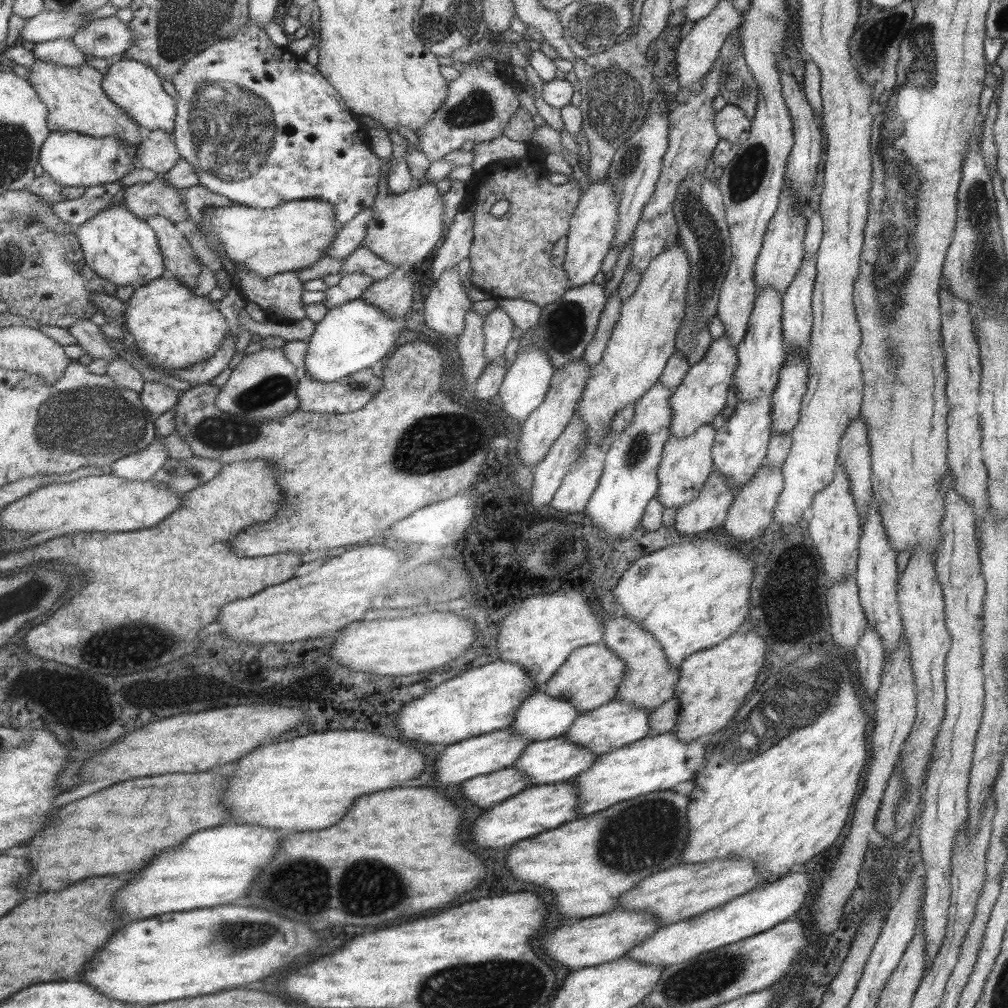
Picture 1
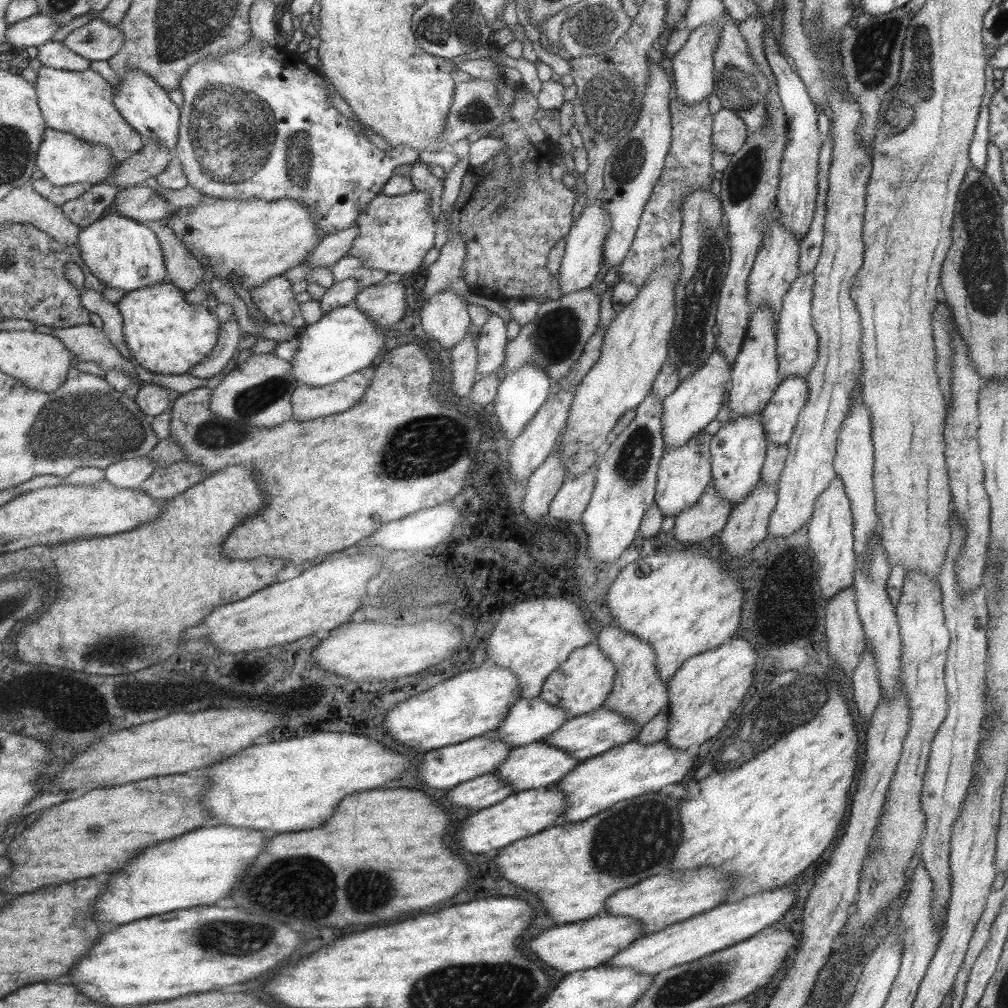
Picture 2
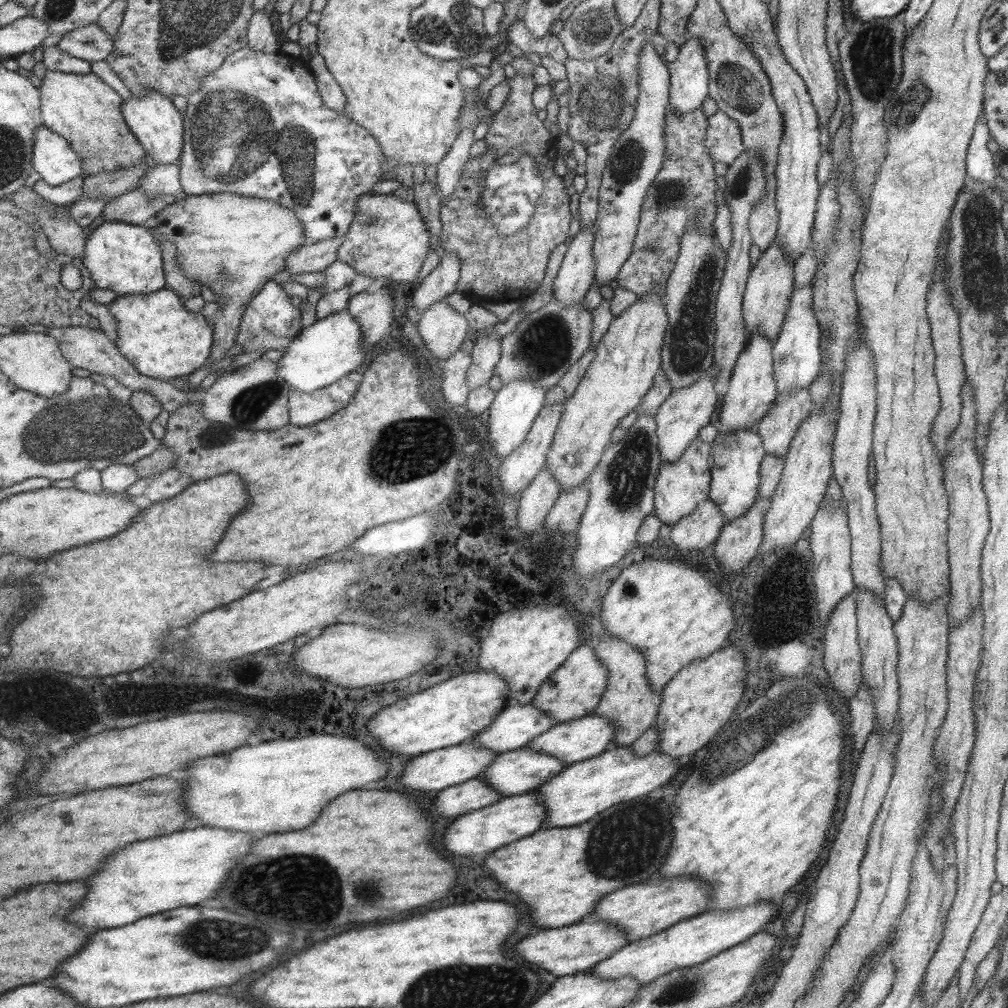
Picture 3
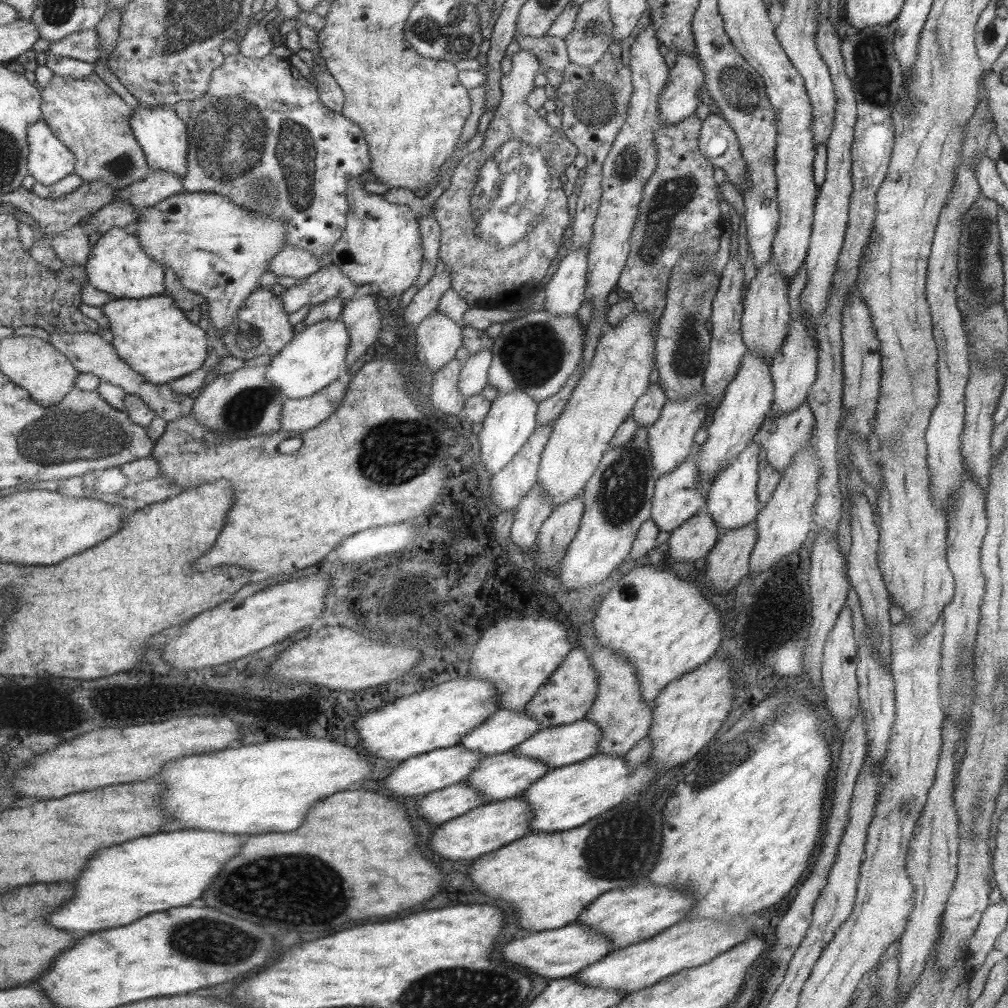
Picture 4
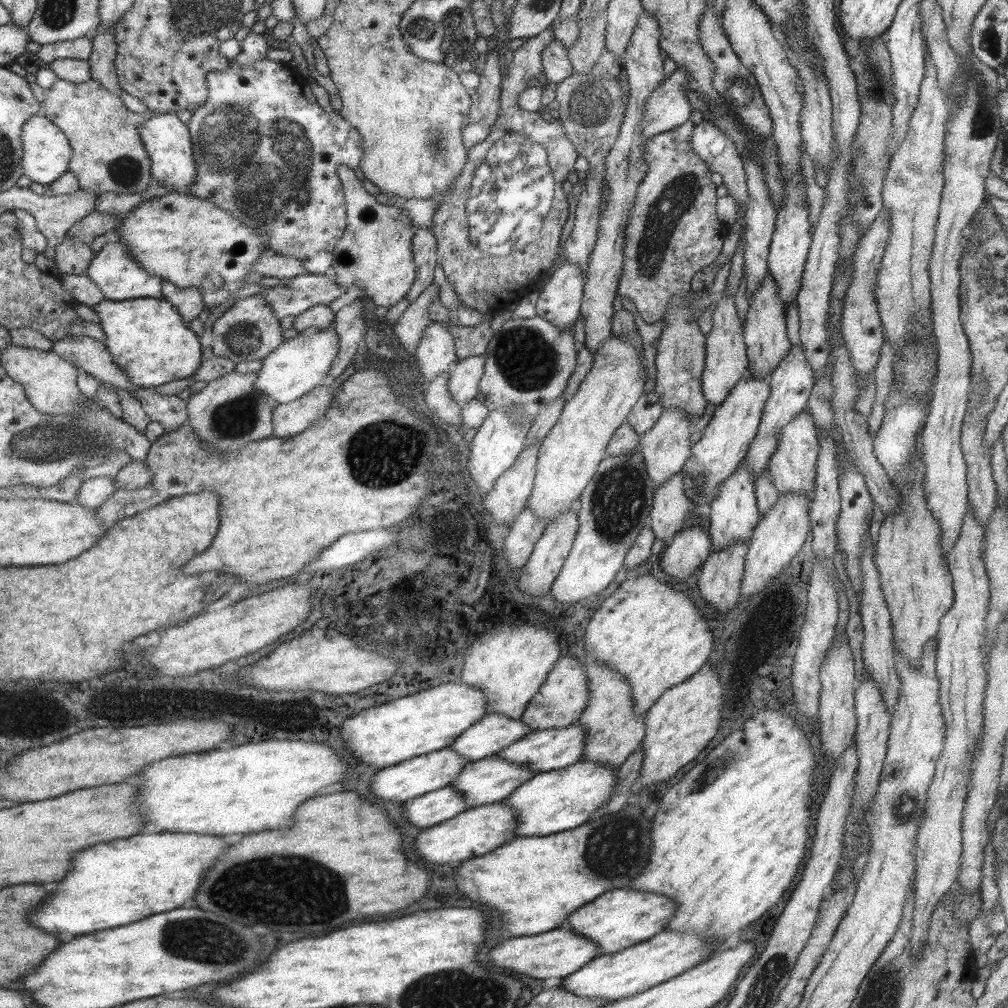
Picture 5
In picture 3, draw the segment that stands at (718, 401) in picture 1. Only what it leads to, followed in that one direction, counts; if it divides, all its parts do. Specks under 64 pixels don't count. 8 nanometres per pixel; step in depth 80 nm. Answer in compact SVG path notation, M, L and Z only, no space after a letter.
M712 363L712 366L706 370L706 376L700 378L691 386L673 390L659 406L657 413L653 417L656 425L655 434L658 437L657 447L660 463L663 463L664 460L668 462L678 460L686 452L690 442L697 436L699 428L701 426L705 427L705 424L709 423L709 418L713 414L713 406L717 402L716 390L714 389L715 375L716 368Z

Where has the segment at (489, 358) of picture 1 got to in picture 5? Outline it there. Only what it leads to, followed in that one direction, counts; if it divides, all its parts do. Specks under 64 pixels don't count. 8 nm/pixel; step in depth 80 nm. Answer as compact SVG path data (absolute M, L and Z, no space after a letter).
M484 355L471 356L457 360L448 370L446 387L457 405L465 405L476 395L483 363Z

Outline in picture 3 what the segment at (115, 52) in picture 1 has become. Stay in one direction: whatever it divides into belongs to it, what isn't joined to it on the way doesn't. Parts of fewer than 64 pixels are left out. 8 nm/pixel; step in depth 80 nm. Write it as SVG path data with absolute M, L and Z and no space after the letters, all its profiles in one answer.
M98 23L68 32L57 44L63 53L91 64L106 61L115 52L114 40Z

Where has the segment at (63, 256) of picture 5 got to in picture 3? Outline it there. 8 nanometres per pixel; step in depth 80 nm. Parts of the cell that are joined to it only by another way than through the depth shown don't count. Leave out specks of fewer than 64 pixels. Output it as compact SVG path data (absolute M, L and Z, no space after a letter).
M27 186L11 194L8 200L36 218L51 248L73 258L84 258L89 229L73 220L66 207L57 207L45 201L33 187Z

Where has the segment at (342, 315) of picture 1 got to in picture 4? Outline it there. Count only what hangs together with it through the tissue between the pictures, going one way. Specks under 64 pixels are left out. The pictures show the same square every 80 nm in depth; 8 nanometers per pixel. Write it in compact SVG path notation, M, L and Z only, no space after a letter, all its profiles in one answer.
M342 317L337 320L319 321L295 335L294 340L273 357L266 372L267 380L277 387L284 399L309 398L326 389L337 380L339 372L348 368L345 361L347 348L349 330L346 330Z

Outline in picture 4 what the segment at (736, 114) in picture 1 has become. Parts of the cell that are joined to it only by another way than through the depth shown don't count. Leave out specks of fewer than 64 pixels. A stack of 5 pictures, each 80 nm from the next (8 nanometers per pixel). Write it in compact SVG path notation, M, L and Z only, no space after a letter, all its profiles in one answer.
M709 114L702 122L698 146L715 168L721 168L725 180L734 188L744 188L745 163L733 128L717 114Z

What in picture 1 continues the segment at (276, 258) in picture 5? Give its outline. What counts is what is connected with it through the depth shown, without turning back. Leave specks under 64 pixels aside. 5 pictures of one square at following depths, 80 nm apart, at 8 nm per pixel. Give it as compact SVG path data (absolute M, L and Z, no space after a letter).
M366 208L359 212L351 221L344 223L343 228L339 228L338 235L326 248L326 254L337 260L343 260L359 247L366 236L366 222L369 222L372 211Z

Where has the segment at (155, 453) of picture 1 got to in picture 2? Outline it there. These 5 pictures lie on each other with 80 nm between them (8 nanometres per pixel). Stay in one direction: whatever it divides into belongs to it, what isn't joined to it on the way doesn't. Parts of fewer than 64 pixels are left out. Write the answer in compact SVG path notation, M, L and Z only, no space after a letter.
M147 456L112 464L105 469L105 474L106 480L115 486L140 488L155 470L152 460Z

